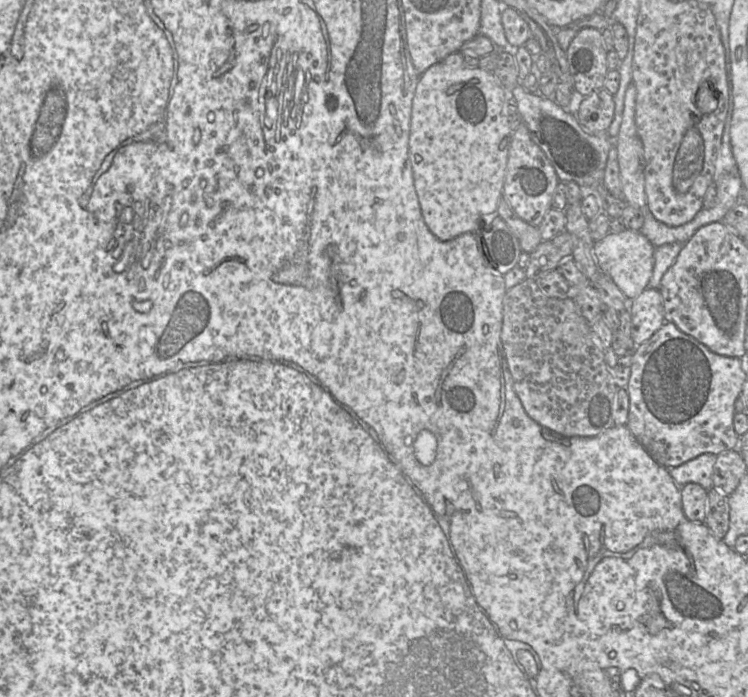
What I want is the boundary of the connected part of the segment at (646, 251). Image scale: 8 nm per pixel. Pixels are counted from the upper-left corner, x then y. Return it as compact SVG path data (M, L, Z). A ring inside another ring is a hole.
M625 229L619 233L608 233L594 243L594 257L601 273L608 275L628 300L638 297L646 288L654 267L652 243L640 232Z

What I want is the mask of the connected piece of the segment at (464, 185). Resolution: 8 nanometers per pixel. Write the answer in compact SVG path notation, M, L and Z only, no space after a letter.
M461 52L448 55L445 59L432 65L420 75L412 102L411 126L408 141L409 158L414 189L424 224L437 240L450 241L463 232L471 232L474 236L474 231L483 223L483 218L490 217L490 214L494 214L497 211L498 203L501 197L503 197L503 182L508 162L510 139L513 133L509 126L509 116L511 115L507 114L506 108L506 101L512 97L511 90L505 89L492 72L488 72L481 67L467 66L463 61Z

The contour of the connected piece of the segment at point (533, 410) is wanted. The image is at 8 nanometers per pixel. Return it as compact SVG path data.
M524 279L519 284L508 289L503 300L503 320L501 342L504 348L507 368L510 374L512 387L526 415L540 427L567 438L594 438L612 429L615 417L615 399L618 387L612 377L612 370L606 365L604 351L594 340L591 324L582 315L579 307L570 297L552 298L545 295L533 279Z

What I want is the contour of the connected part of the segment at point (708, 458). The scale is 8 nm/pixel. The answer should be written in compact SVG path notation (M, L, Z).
M702 454L680 466L668 469L668 474L678 486L687 483L696 483L704 489L710 490L713 486L713 468L717 455Z

